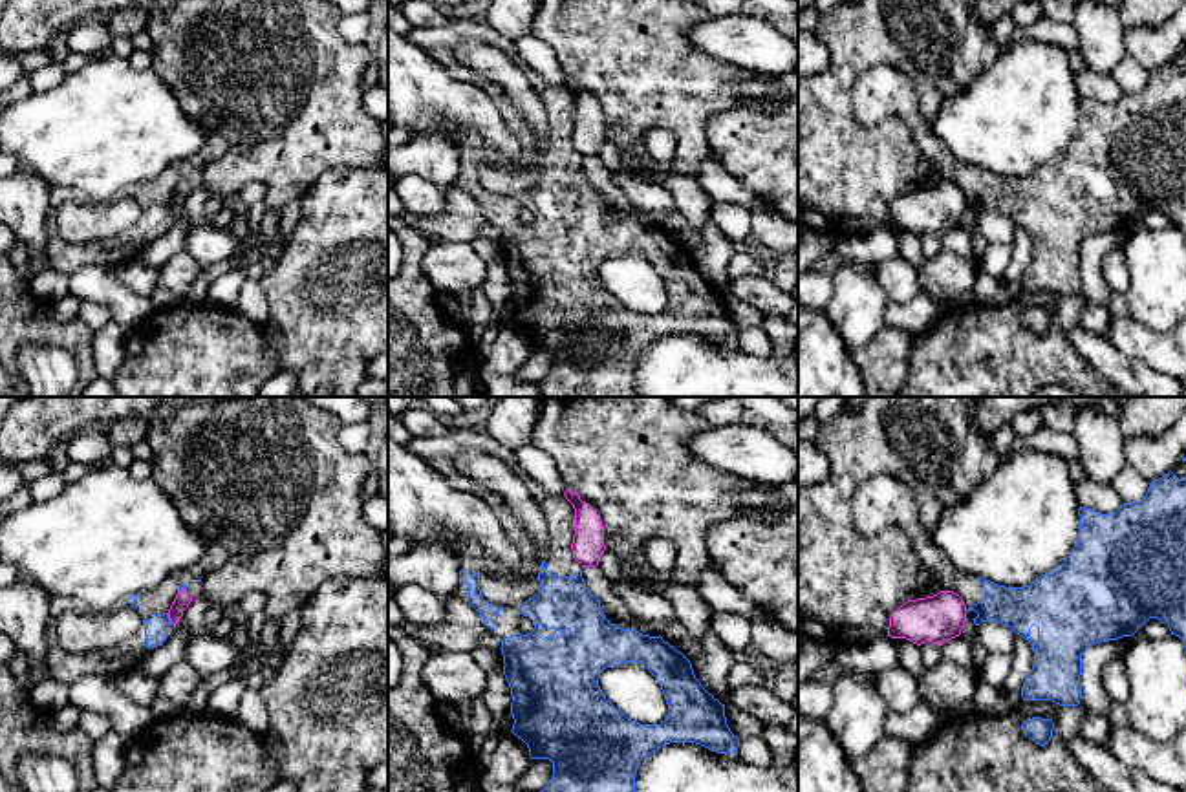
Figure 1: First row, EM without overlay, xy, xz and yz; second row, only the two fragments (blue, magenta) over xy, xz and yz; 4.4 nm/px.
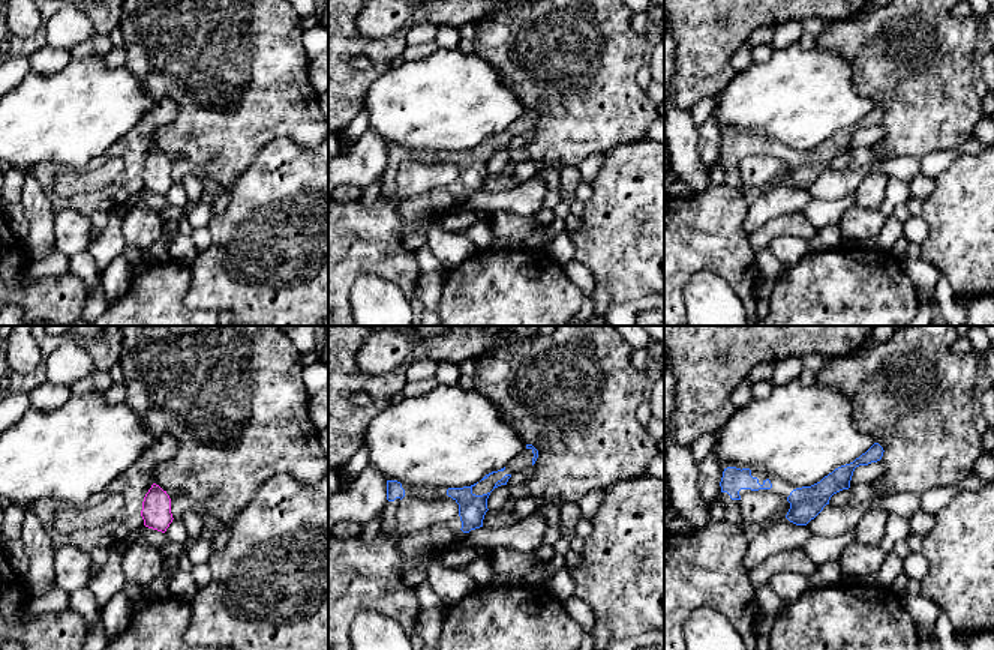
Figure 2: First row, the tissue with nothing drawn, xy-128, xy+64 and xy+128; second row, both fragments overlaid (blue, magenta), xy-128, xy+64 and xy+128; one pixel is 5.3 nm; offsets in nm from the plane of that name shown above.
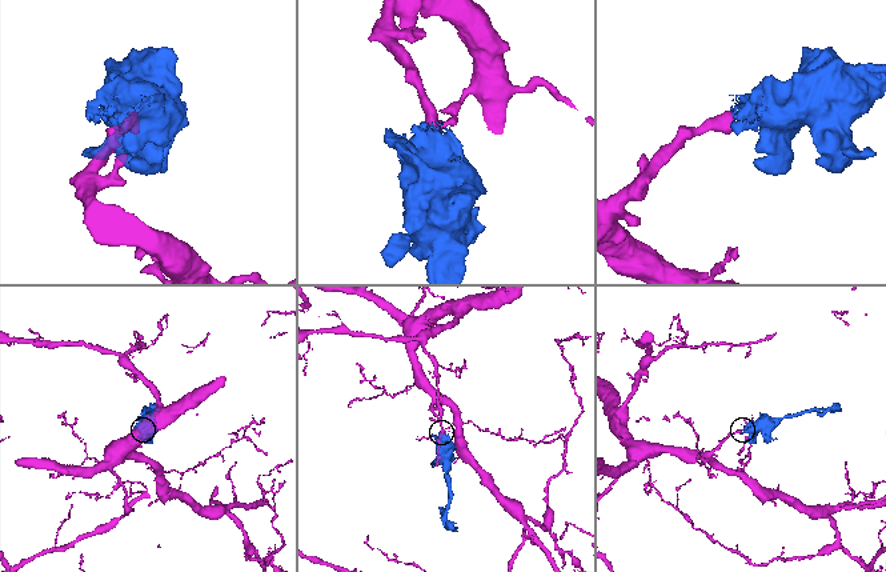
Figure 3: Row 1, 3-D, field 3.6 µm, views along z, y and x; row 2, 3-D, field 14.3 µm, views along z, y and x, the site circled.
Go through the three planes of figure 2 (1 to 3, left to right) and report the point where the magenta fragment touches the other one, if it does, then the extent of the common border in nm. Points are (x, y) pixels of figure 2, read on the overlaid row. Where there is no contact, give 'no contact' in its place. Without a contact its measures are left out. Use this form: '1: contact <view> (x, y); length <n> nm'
1: no contact
2: no contact
3: no contact

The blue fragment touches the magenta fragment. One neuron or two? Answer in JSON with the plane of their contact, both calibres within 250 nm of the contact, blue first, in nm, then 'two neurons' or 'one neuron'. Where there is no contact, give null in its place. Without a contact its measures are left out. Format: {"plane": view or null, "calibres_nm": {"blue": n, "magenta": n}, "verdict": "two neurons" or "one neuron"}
{"plane": "xy", "calibres_nm": {"blue": 110, "magenta": 70}, "verdict": "two neurons"}

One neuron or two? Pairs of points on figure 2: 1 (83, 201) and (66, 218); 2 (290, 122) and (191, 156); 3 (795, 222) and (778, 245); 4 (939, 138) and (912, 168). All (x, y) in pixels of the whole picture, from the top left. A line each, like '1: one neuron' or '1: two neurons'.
1: two neurons
2: one neuron
3: two neurons
4: two neurons

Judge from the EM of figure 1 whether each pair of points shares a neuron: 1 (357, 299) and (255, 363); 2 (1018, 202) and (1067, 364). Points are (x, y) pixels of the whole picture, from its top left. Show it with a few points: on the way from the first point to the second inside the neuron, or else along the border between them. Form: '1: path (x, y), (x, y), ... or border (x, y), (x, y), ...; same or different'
1: border (258, 326), (268, 341), (269, 353), (282, 366); different
2: border (1035, 289), (1051, 289), (1060, 295), (1077, 297); different

